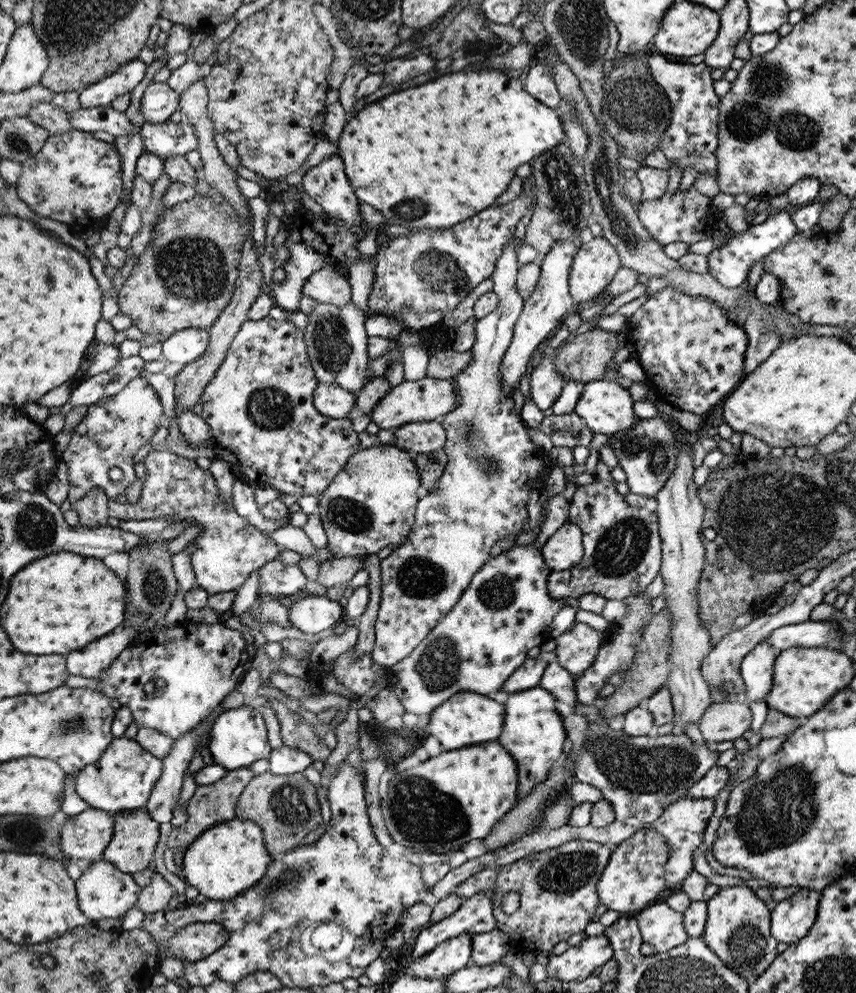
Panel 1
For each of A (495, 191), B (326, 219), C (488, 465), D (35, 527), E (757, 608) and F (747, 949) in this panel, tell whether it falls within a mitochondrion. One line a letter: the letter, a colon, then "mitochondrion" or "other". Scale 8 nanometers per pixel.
A: other
B: other
C: mitochondrion
D: mitochondrion
E: other
F: mitochondrion

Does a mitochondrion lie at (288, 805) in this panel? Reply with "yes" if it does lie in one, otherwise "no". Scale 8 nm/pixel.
yes

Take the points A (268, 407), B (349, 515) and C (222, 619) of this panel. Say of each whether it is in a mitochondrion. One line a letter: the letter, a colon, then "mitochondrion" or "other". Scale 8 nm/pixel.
A: mitochondrion
B: mitochondrion
C: other

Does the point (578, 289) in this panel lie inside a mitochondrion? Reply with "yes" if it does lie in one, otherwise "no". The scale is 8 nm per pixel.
no

